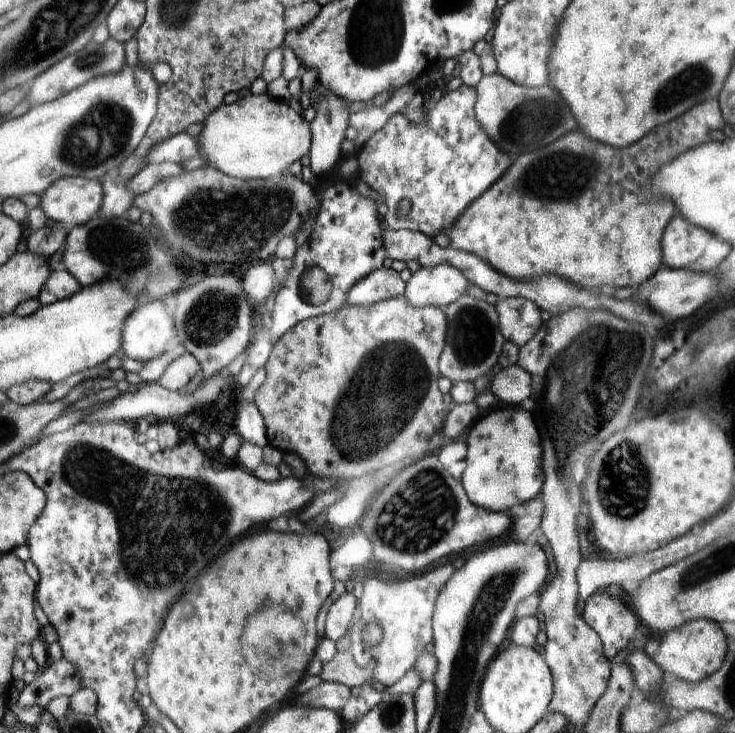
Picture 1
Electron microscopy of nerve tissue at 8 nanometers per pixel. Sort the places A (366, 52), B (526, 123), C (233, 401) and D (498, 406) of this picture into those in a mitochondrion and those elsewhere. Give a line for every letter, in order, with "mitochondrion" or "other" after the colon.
A: mitochondrion
B: mitochondrion
C: other
D: other

